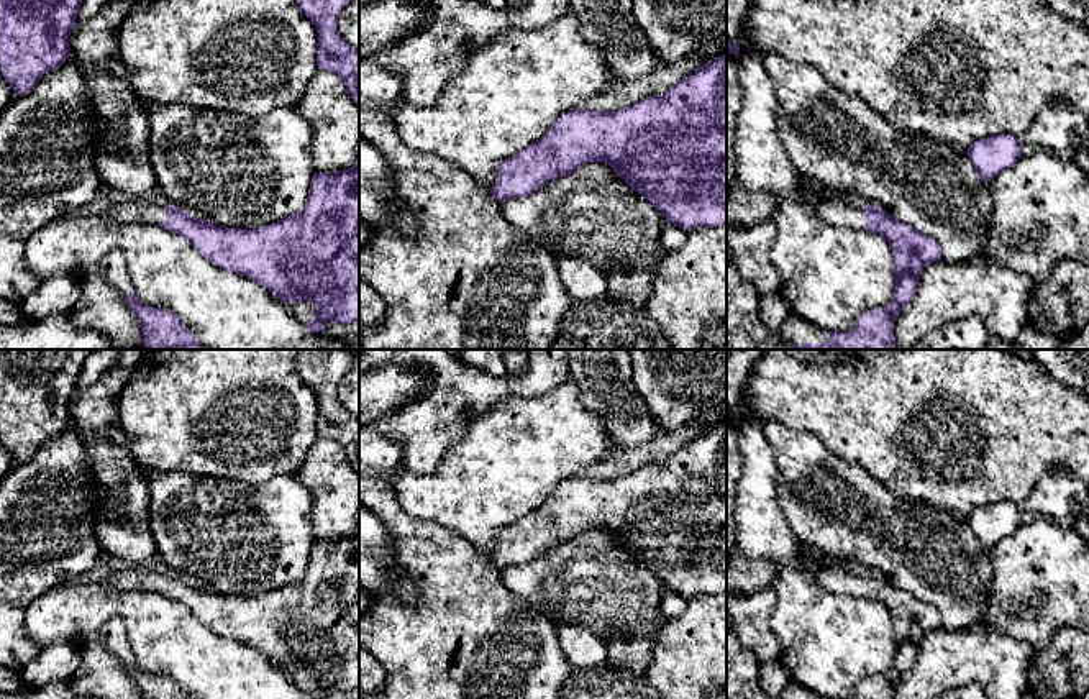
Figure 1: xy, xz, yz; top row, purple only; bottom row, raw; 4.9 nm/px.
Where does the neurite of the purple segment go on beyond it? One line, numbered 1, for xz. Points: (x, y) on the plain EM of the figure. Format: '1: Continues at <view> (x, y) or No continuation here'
1: No continuation here

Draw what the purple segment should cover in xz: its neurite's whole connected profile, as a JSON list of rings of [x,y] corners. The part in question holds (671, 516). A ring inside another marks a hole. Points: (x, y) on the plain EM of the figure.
[[[727,420],[699,433],[664,463],[651,463],[617,479],[576,476],[563,481],[535,510],[497,535],[492,564],[502,573],[536,560],[548,548],[567,545],[587,530],[605,530],[666,586],[684,597],[727,592]]]

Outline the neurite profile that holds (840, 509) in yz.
[[[766,422],[761,430],[777,469],[777,502],[794,537],[841,564],[882,574],[897,587],[935,605],[941,627],[971,628],[981,620],[992,586],[991,550],[984,550],[966,517],[891,492],[859,466],[828,451],[820,438]]]

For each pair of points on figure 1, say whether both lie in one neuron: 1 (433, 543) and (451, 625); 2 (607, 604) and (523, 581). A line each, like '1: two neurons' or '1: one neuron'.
1: one neuron
2: one neuron

